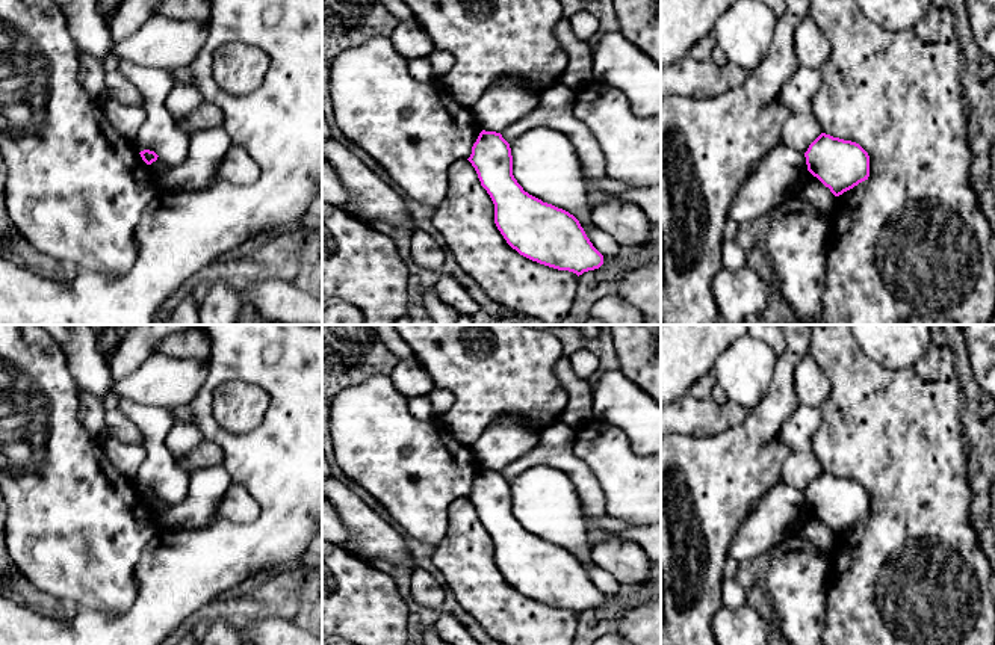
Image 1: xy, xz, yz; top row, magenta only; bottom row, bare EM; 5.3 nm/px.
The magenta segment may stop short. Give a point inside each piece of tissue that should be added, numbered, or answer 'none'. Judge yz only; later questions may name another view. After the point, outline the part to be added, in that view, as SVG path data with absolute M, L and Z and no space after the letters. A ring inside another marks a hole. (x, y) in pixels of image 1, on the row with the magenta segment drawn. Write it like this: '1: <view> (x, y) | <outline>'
none

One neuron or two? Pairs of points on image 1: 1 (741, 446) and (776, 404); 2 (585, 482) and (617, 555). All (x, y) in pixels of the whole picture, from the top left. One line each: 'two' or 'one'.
1: one
2: two

